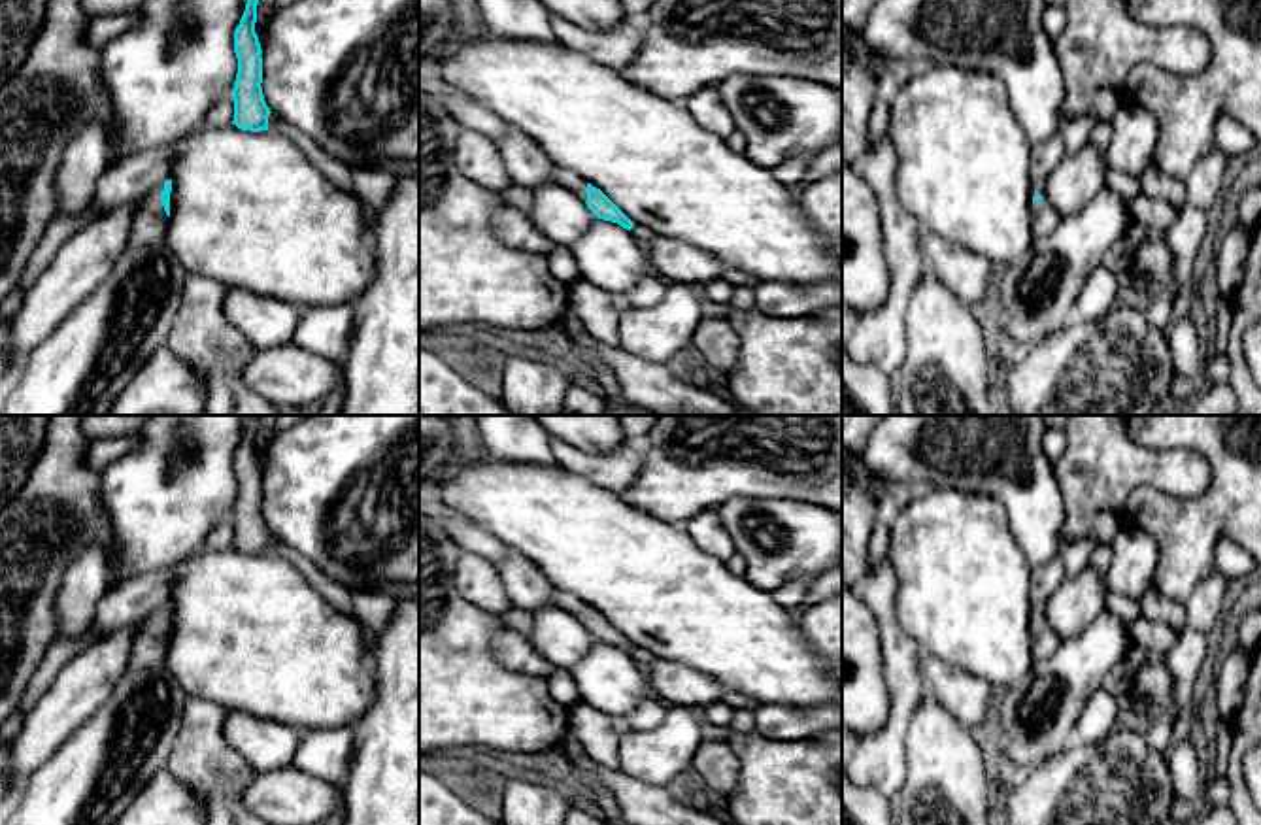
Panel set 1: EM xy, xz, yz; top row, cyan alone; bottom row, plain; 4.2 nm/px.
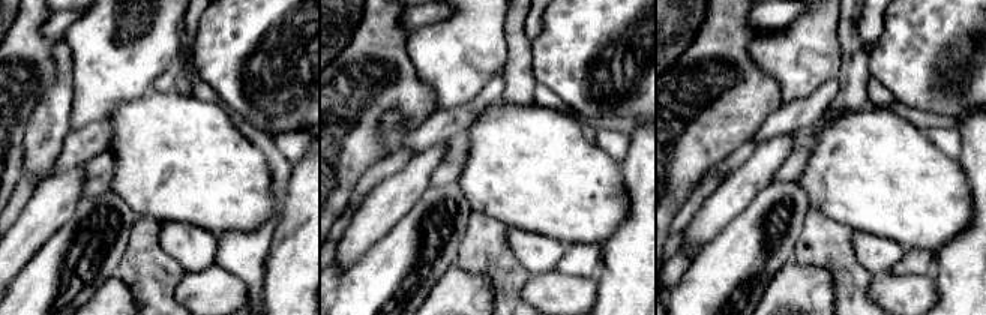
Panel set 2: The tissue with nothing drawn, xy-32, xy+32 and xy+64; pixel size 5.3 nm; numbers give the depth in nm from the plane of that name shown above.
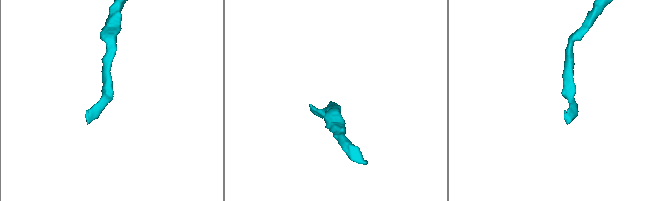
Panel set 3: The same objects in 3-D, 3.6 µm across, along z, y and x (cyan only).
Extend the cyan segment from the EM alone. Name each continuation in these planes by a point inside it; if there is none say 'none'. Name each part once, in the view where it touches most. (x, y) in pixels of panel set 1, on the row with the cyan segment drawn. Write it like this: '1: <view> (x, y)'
1: xy (150, 219)

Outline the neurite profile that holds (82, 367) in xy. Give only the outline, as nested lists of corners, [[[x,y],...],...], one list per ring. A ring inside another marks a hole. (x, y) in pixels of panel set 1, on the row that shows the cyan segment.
[[[164,240],[128,245],[111,274],[32,349],[0,415],[108,415],[147,359],[166,345],[187,278]]]

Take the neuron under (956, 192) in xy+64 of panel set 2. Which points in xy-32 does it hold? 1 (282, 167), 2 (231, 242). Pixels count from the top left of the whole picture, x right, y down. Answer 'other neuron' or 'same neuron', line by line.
1: other neuron
2: other neuron

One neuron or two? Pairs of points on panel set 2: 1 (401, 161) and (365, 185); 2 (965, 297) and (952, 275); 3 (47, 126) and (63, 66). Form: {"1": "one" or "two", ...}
{"1": "one", "2": "one", "3": "one"}

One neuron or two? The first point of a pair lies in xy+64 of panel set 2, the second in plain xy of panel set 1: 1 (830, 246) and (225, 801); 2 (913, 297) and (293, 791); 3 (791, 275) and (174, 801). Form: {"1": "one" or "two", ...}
{"1": "one", "2": "one", "3": "one"}

